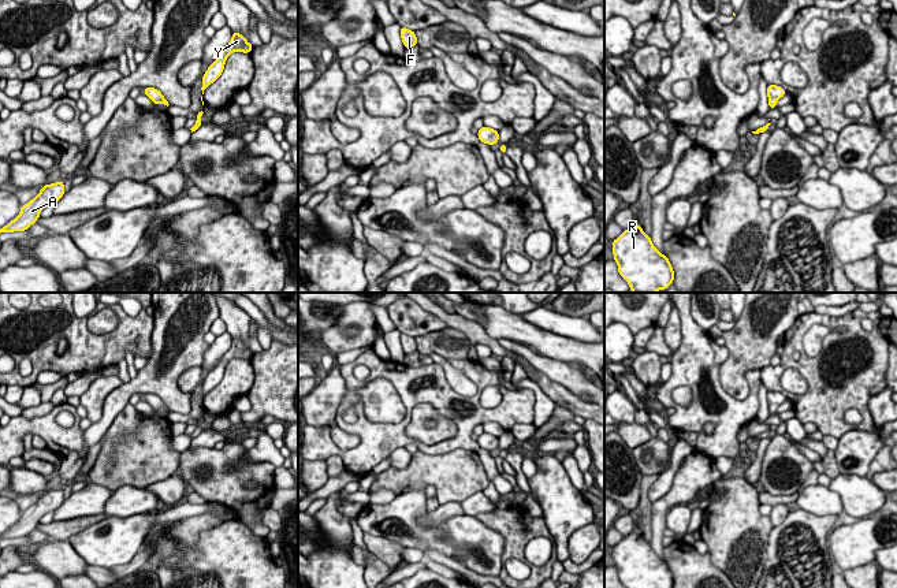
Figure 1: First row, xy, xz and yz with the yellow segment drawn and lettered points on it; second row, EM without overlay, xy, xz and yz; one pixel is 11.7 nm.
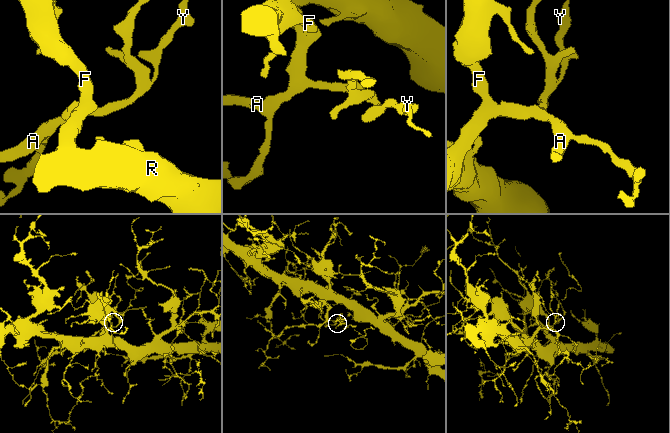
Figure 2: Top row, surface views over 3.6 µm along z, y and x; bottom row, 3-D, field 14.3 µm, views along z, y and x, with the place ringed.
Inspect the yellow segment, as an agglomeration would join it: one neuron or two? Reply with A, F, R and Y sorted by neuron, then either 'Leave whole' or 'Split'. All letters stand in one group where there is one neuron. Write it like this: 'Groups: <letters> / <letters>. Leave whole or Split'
Groups: A F R Y. Leave whole

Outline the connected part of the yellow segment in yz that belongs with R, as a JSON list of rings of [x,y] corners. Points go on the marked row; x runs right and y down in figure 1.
[[[639,224],[622,231],[613,241],[611,250],[618,272],[632,293],[666,290],[674,282],[674,271],[667,256],[654,246]]]

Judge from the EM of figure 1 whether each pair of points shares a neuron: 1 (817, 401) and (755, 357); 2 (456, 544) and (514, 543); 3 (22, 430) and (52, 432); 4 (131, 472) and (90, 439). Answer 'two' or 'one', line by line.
1: two
2: two
3: one
4: two

